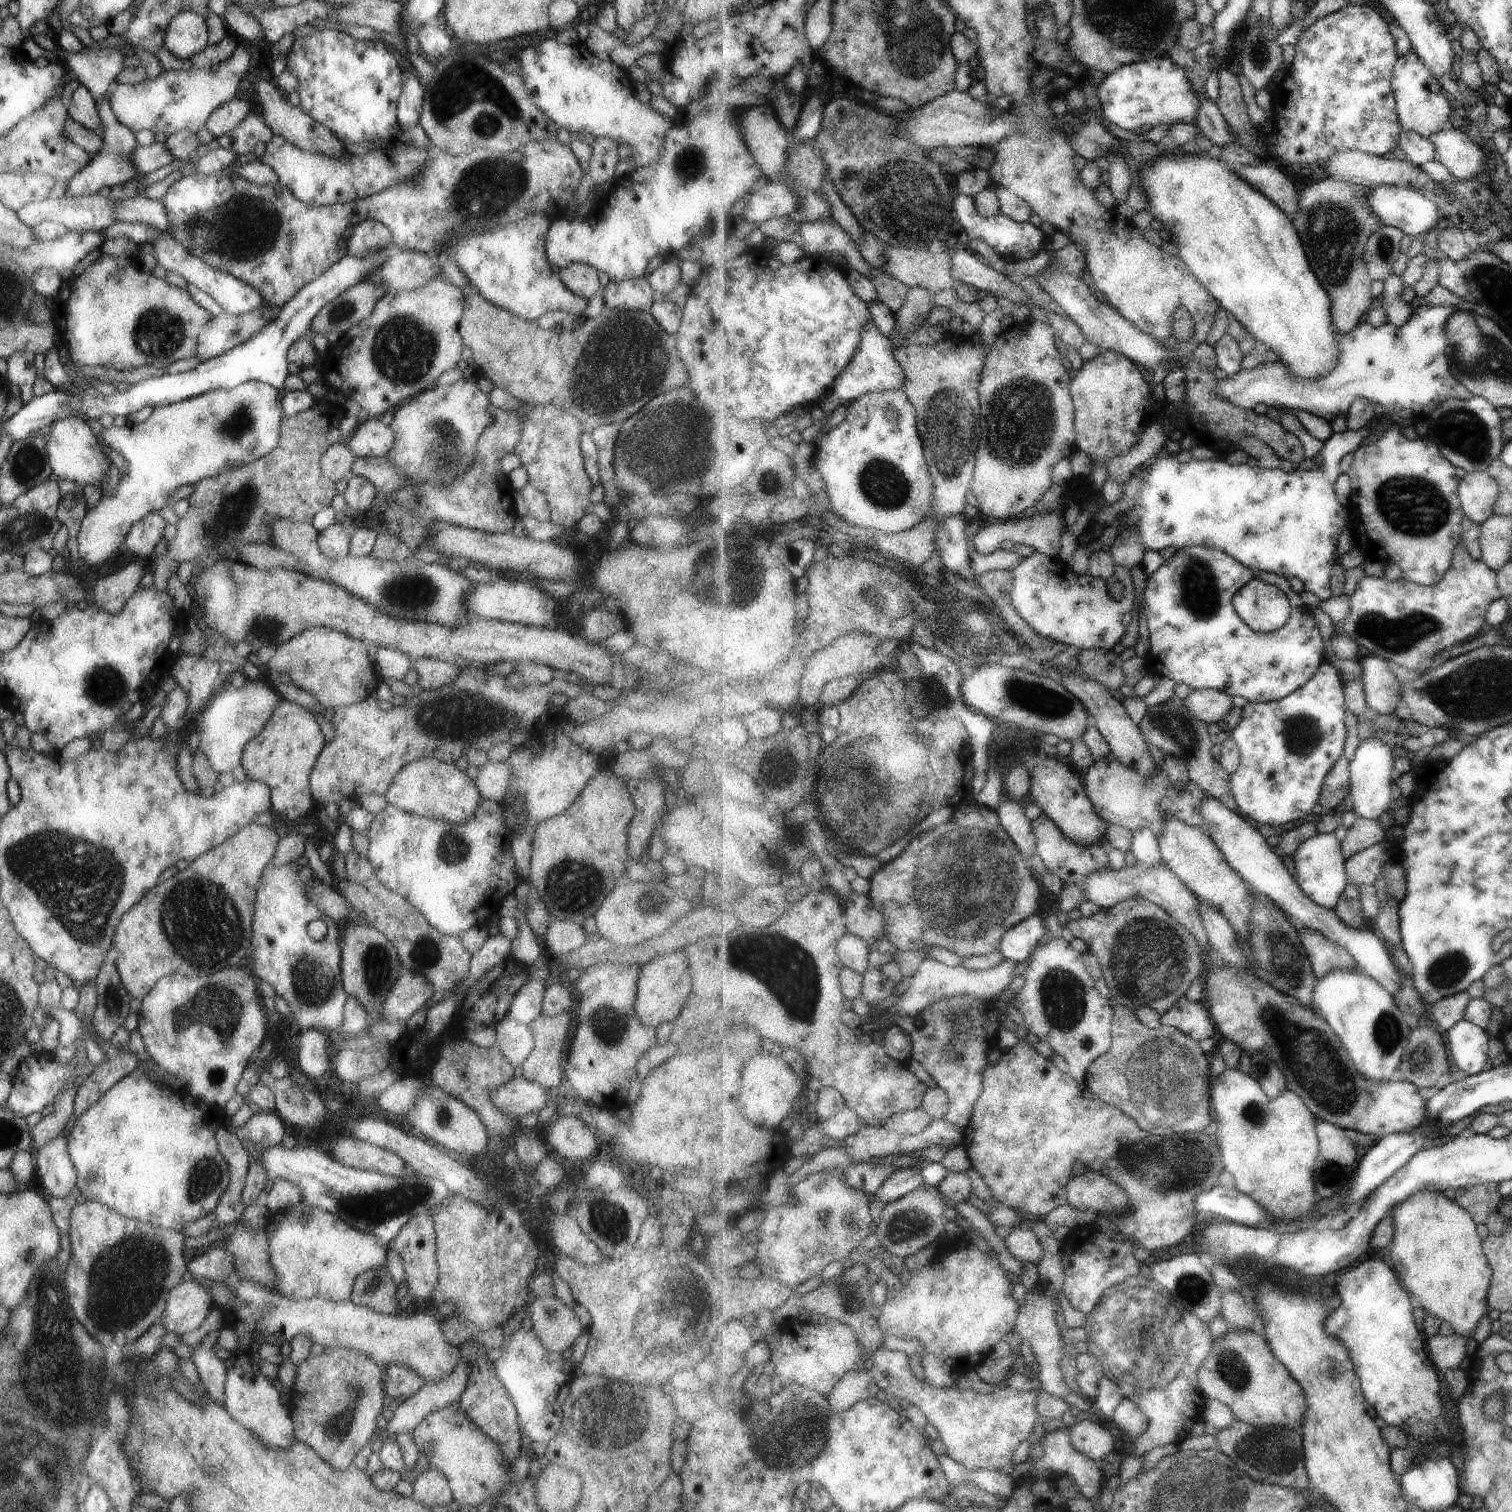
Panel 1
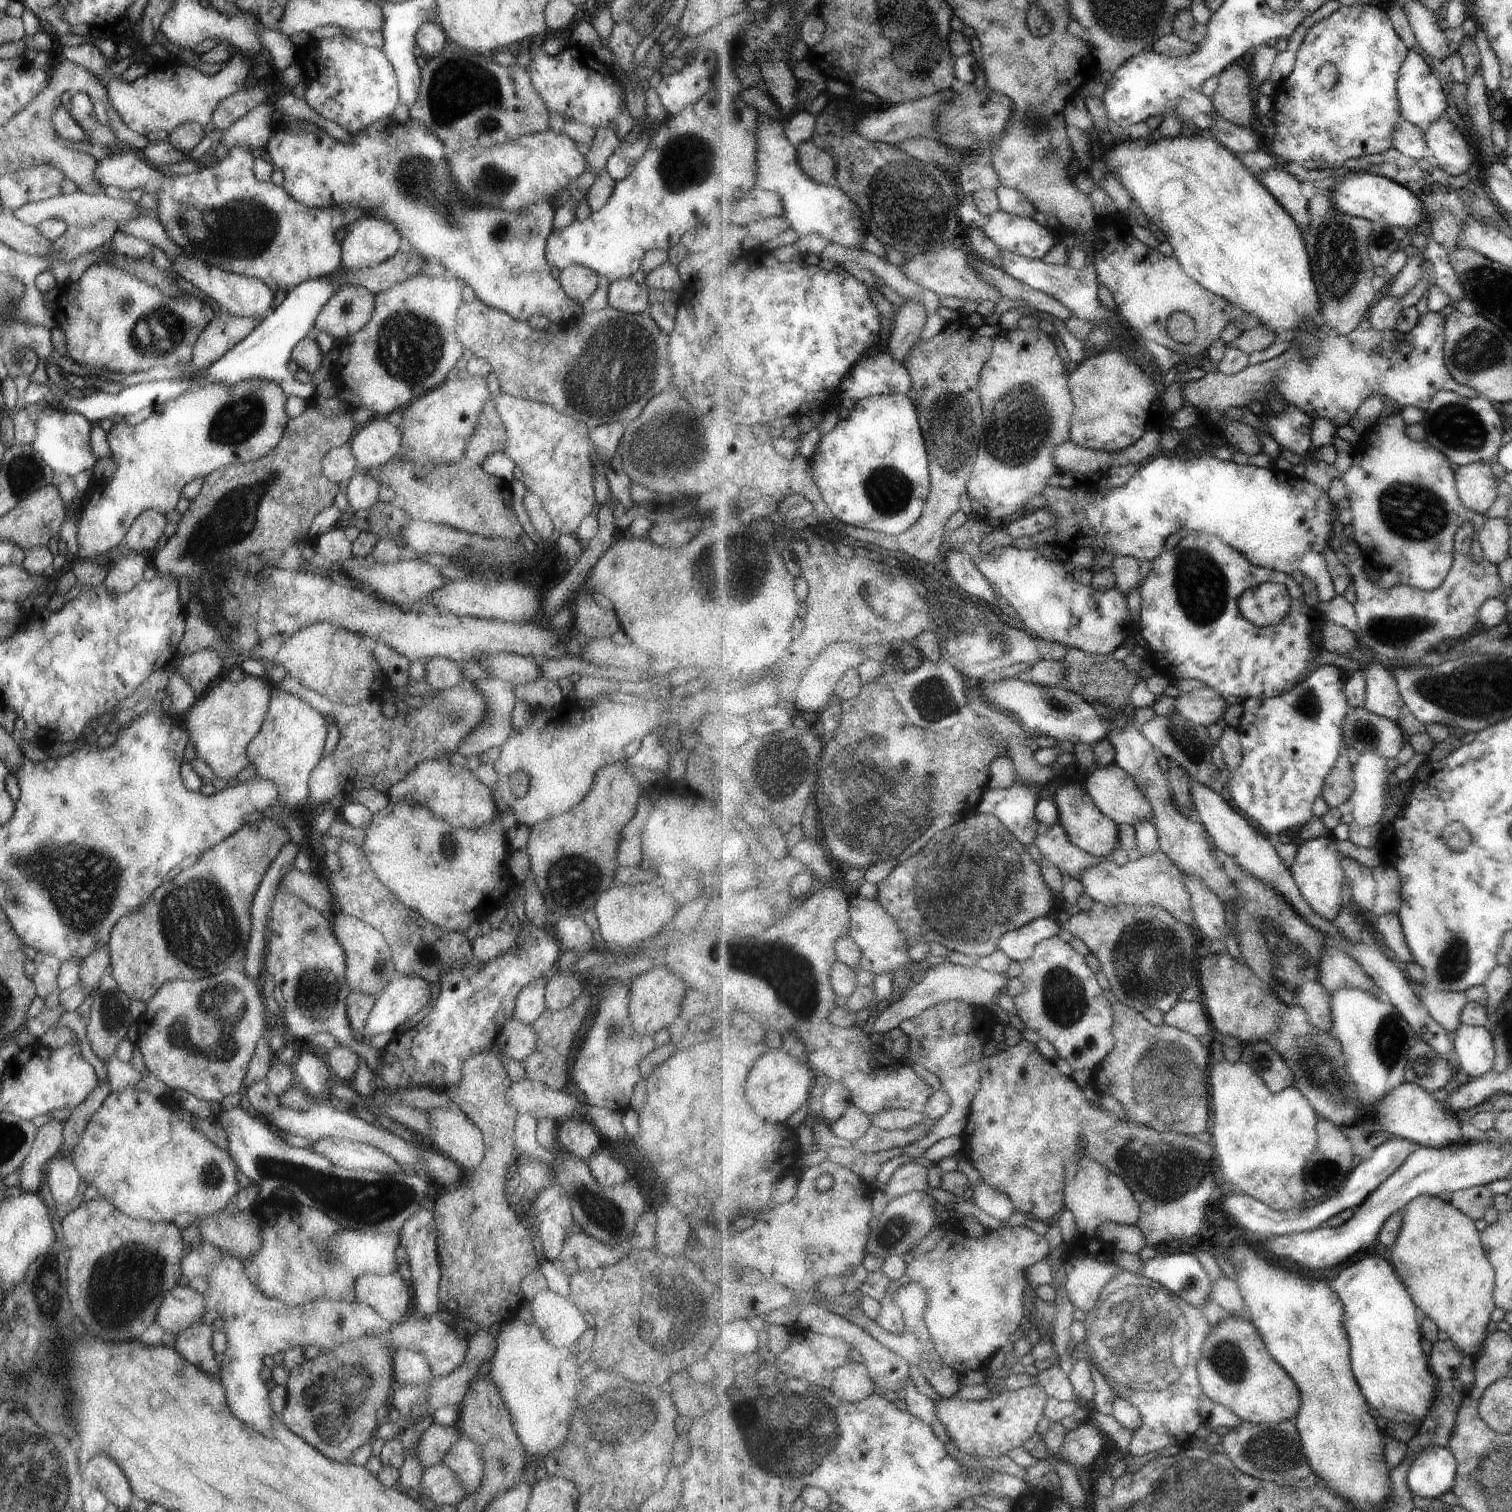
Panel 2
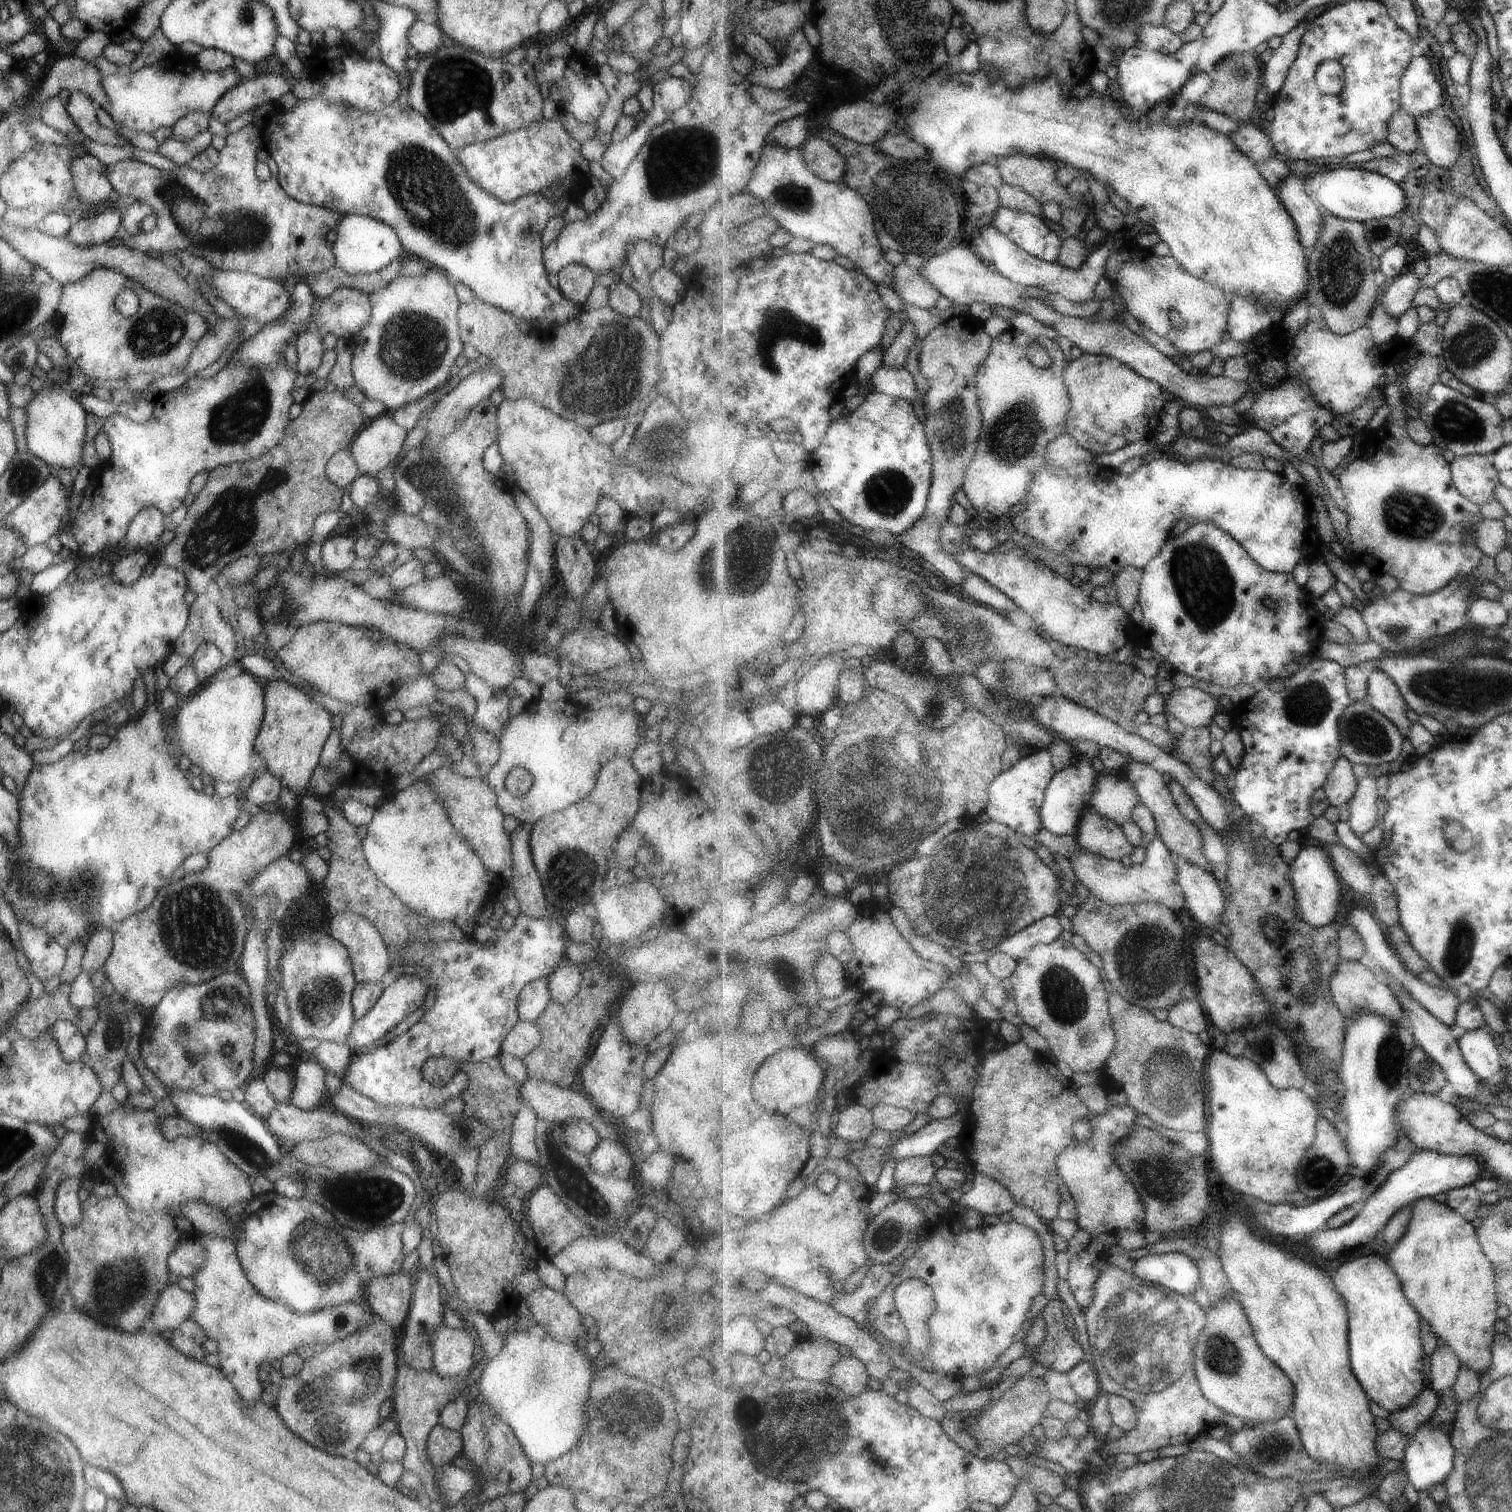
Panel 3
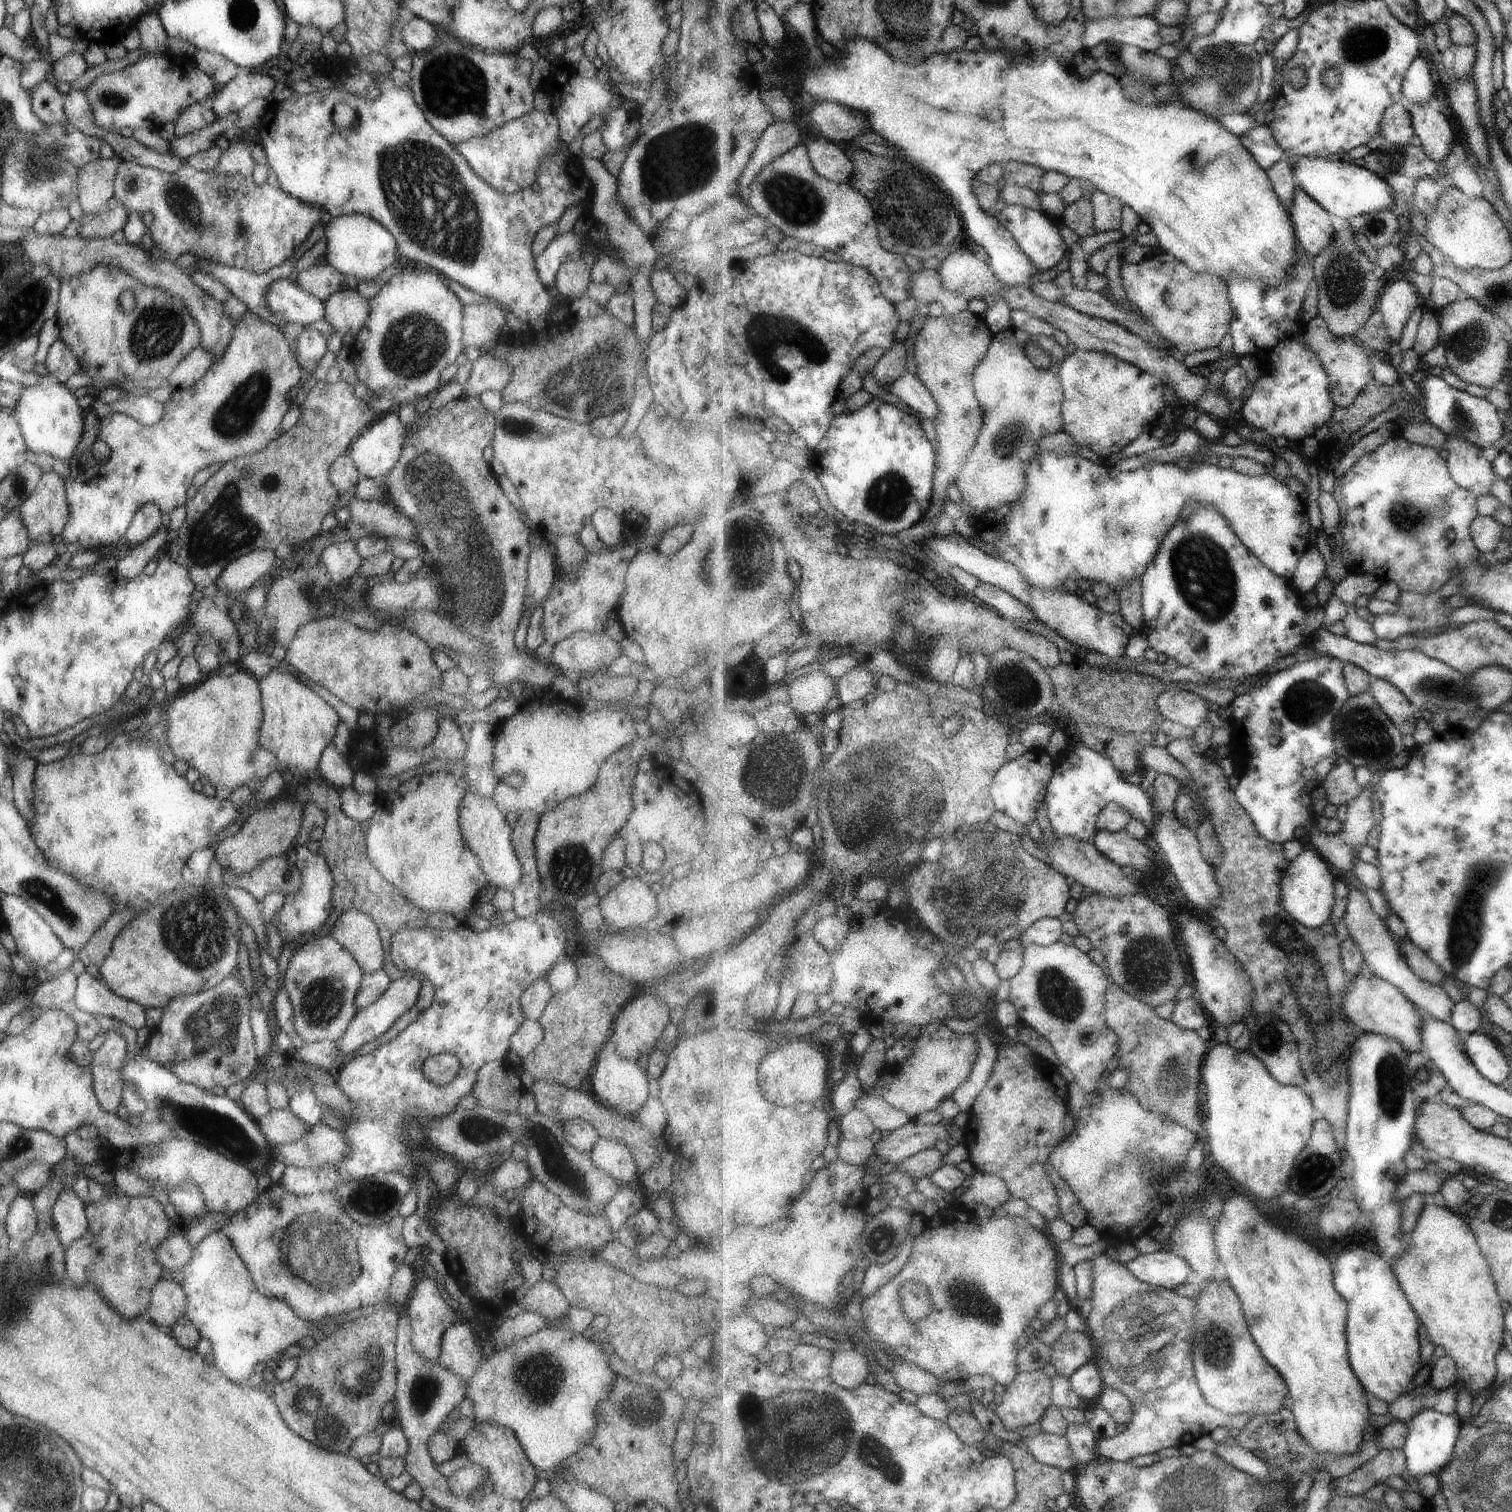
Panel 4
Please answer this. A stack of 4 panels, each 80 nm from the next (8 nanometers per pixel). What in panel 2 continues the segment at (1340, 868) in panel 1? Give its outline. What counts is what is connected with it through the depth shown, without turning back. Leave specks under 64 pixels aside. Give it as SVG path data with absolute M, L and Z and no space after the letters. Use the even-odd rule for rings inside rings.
M1320 836L1303 842L1297 848L1294 862L1290 867L1293 878L1297 881L1301 894L1307 899L1307 902L1319 914L1332 921L1343 906L1341 892L1343 892L1343 886L1347 881L1344 858L1334 842L1334 837Z

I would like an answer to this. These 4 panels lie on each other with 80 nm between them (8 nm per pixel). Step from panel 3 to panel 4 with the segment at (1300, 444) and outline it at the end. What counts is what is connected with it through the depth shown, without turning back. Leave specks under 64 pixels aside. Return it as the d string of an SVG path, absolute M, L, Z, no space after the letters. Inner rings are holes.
M1298 246L1296 265L1292 276L1277 287L1267 287L1261 281L1244 279L1235 274L1227 280L1231 306L1234 309L1234 318L1230 328L1233 352L1237 357L1254 356L1260 366L1260 374L1253 384L1252 395L1244 401L1241 408L1243 417L1252 428L1259 431L1265 430L1274 438L1282 436L1290 447L1295 447L1301 443L1303 438L1313 436L1321 426L1329 424L1336 409L1336 404L1330 395L1328 372L1324 369L1316 353L1304 344L1306 324L1301 324L1299 316L1303 312L1305 295L1314 281L1314 268L1312 265L1303 264L1303 258L1301 258L1303 252Z

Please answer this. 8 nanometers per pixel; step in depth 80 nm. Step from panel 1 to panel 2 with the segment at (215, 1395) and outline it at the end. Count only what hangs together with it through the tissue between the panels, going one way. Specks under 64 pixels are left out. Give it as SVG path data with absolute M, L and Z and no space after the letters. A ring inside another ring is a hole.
M202 1322L192 1324L175 1335L175 1350L204 1374L217 1377L219 1362L215 1362L215 1353L211 1348L212 1334L213 1331Z

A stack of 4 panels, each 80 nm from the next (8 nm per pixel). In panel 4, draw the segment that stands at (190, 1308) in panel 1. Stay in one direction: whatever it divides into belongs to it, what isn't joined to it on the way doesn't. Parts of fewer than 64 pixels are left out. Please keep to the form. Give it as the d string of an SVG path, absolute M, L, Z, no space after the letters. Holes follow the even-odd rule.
M160 1278L151 1287L147 1312L143 1312L143 1318L157 1326L171 1328L172 1324L184 1314L185 1307L186 1296L181 1285Z

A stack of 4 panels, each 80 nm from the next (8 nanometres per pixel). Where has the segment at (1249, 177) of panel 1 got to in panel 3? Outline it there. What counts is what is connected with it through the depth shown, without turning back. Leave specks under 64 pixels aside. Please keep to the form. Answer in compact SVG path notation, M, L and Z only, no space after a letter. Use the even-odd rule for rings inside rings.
M1291 173L1280 184L1274 185L1274 190L1286 205L1290 215L1298 225L1300 240L1307 248L1315 246L1325 218L1325 209L1321 204L1311 200L1305 192L1304 177Z

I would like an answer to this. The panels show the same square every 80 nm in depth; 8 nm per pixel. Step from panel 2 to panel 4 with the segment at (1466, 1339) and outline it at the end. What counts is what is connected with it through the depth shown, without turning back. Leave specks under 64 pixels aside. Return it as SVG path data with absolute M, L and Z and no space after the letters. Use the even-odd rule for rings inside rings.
M1426 1204L1418 1220L1415 1230L1408 1240L1409 1250L1404 1255L1399 1255L1391 1266L1394 1268L1403 1292L1416 1310L1422 1326L1428 1328L1429 1334L1436 1345L1442 1346L1447 1355L1452 1356L1458 1366L1458 1384L1449 1390L1436 1392L1433 1390L1417 1390L1400 1396L1391 1406L1389 1412L1393 1420L1408 1423L1419 1411L1431 1409L1440 1413L1455 1416L1458 1406L1456 1392L1461 1387L1467 1387L1474 1398L1484 1388L1493 1388L1495 1377L1498 1375L1498 1352L1503 1343L1503 1327L1505 1328L1502 1296L1499 1294L1498 1285L1494 1279L1494 1272L1490 1261L1483 1254L1474 1230L1467 1219L1453 1212L1447 1206Z

